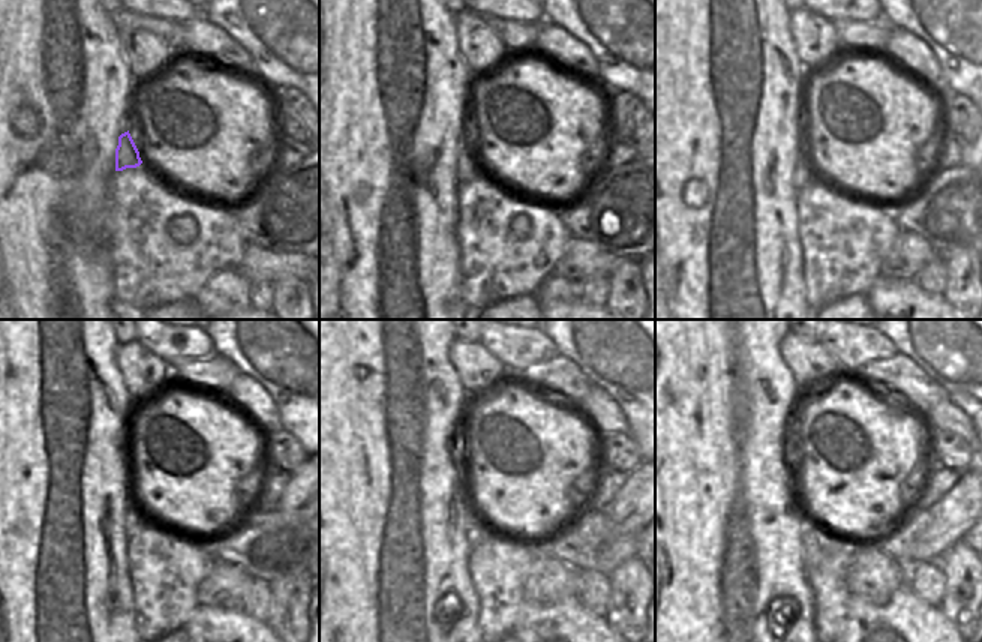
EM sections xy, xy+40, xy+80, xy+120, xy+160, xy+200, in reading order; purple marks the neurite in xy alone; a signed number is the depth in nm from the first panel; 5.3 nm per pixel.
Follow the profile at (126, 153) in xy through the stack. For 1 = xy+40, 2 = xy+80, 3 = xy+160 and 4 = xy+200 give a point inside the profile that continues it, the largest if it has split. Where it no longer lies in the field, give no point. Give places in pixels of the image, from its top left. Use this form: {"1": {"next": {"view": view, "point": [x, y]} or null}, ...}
{"1": {"next": {"view": "xy+40", "point": [467, 167]}}, "2": {"next": {"view": "xy+80", "point": [802, 174]}}, "3": {"next": {"view": "xy+160", "point": [476, 531]}}, "4": {"next": {"view": "xy+200", "point": [813, 539]}}}

